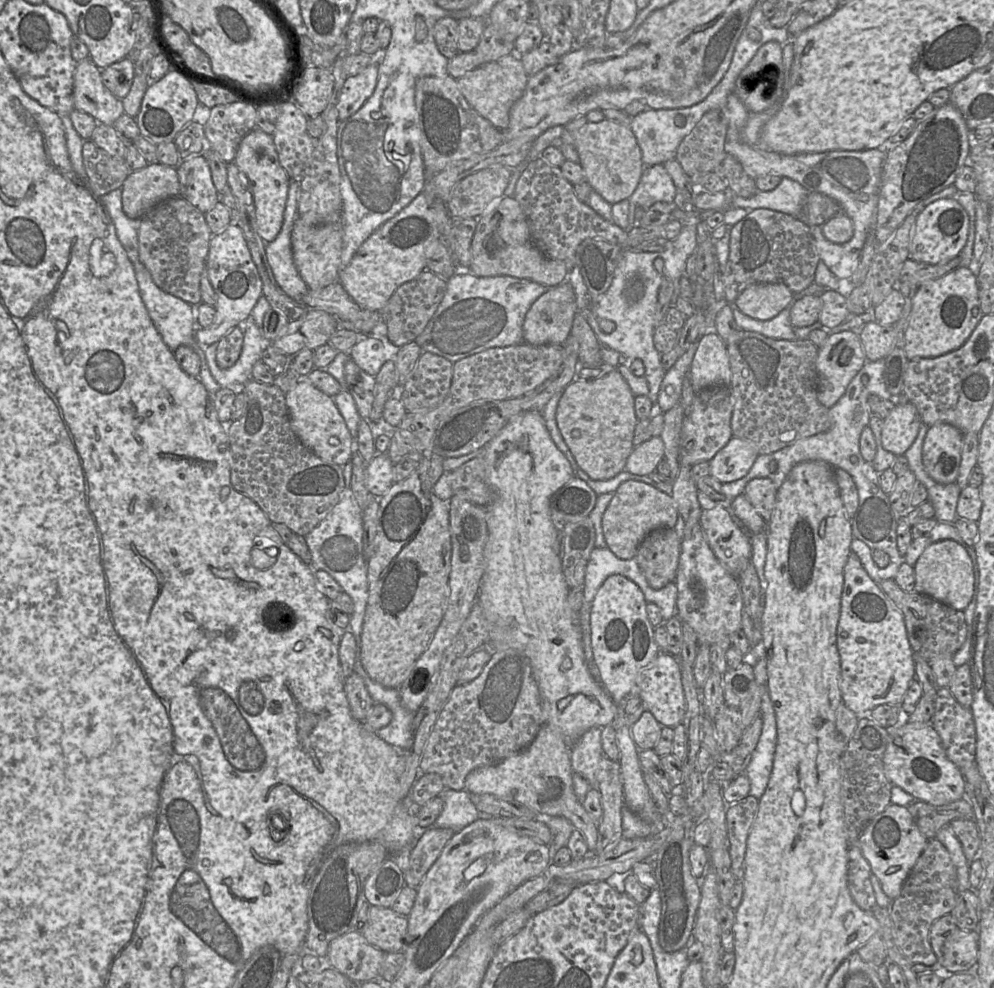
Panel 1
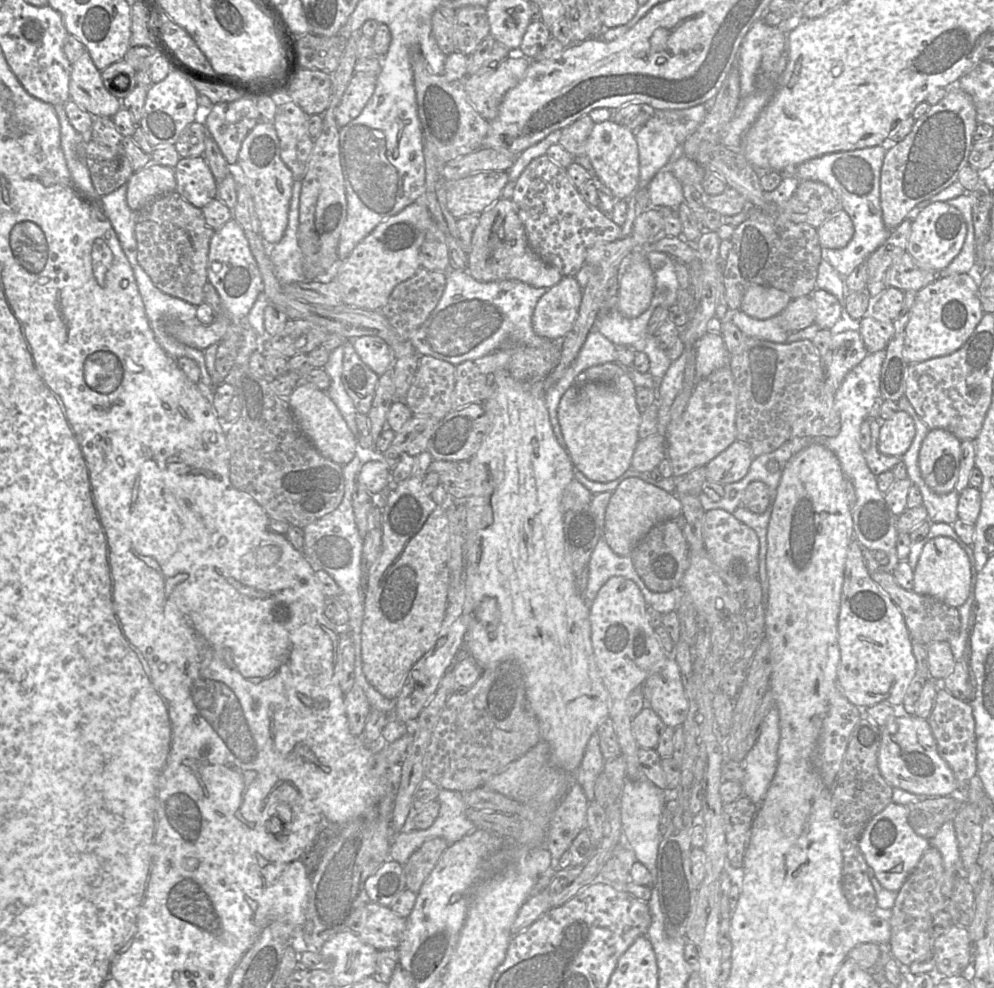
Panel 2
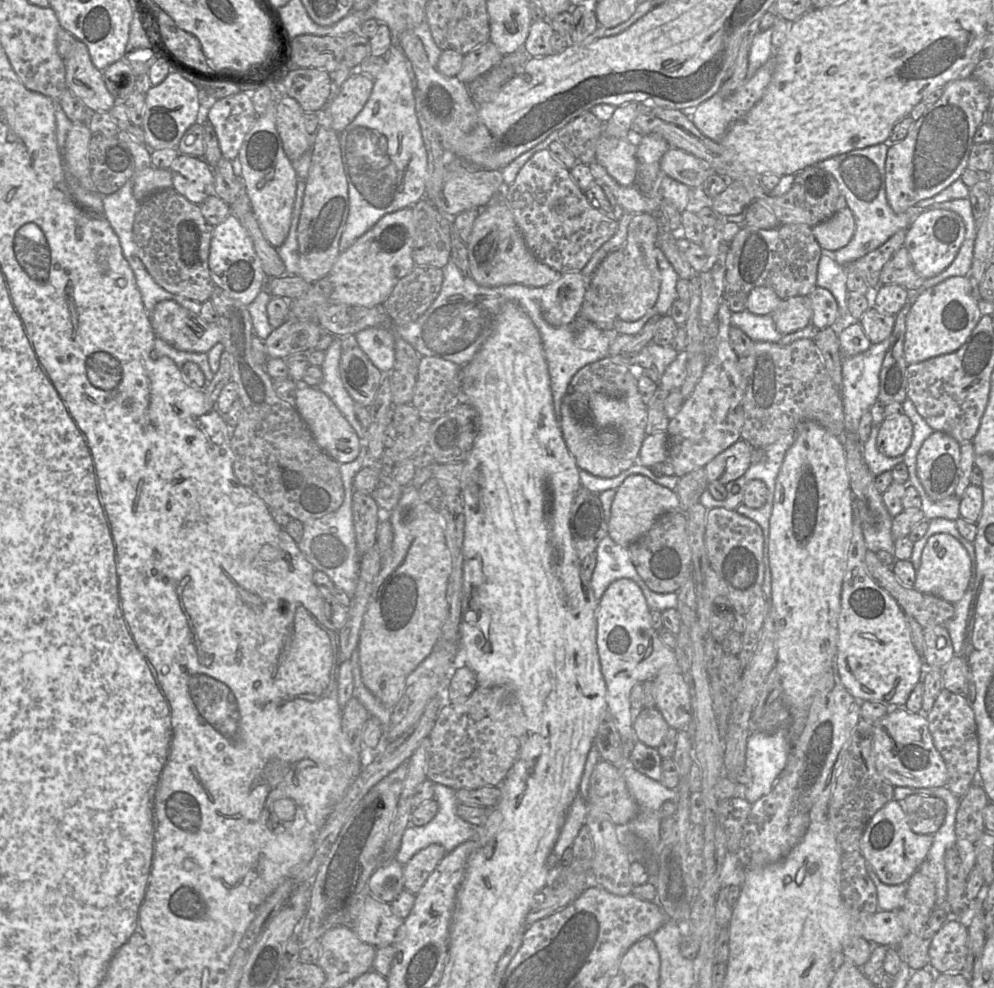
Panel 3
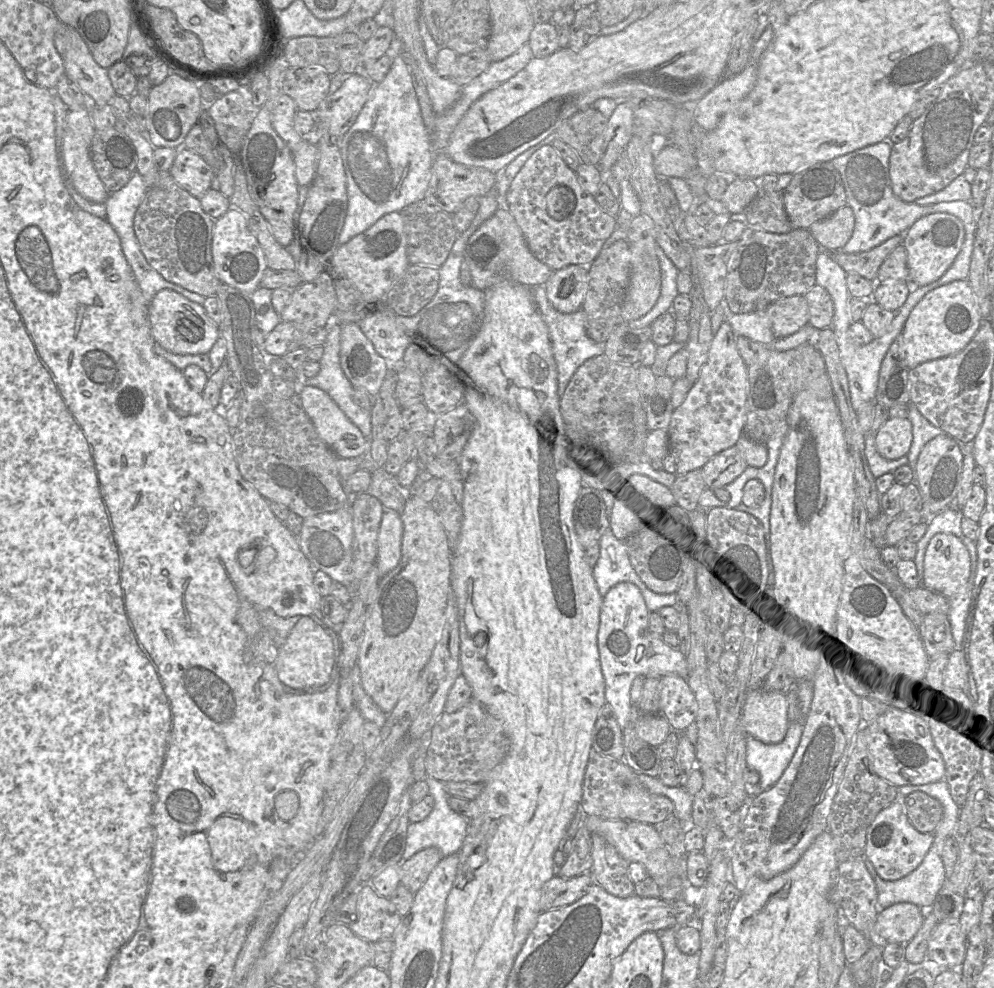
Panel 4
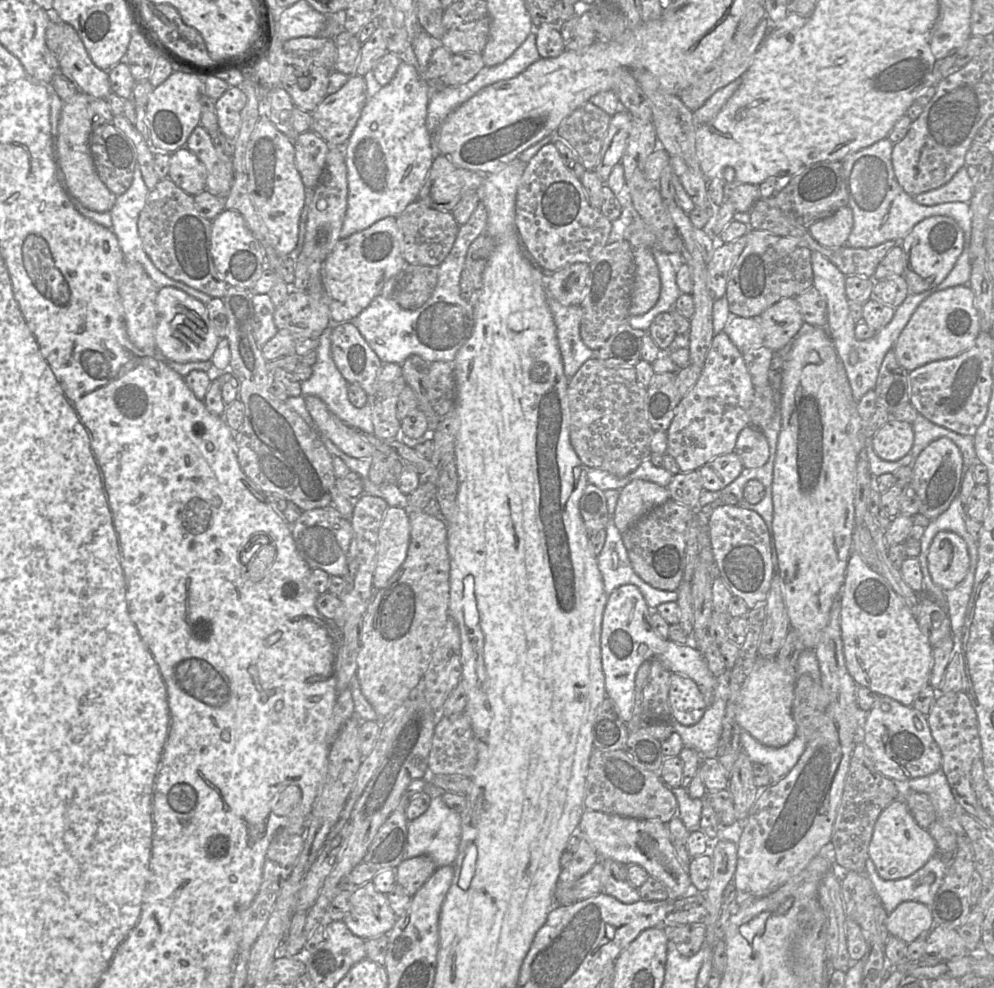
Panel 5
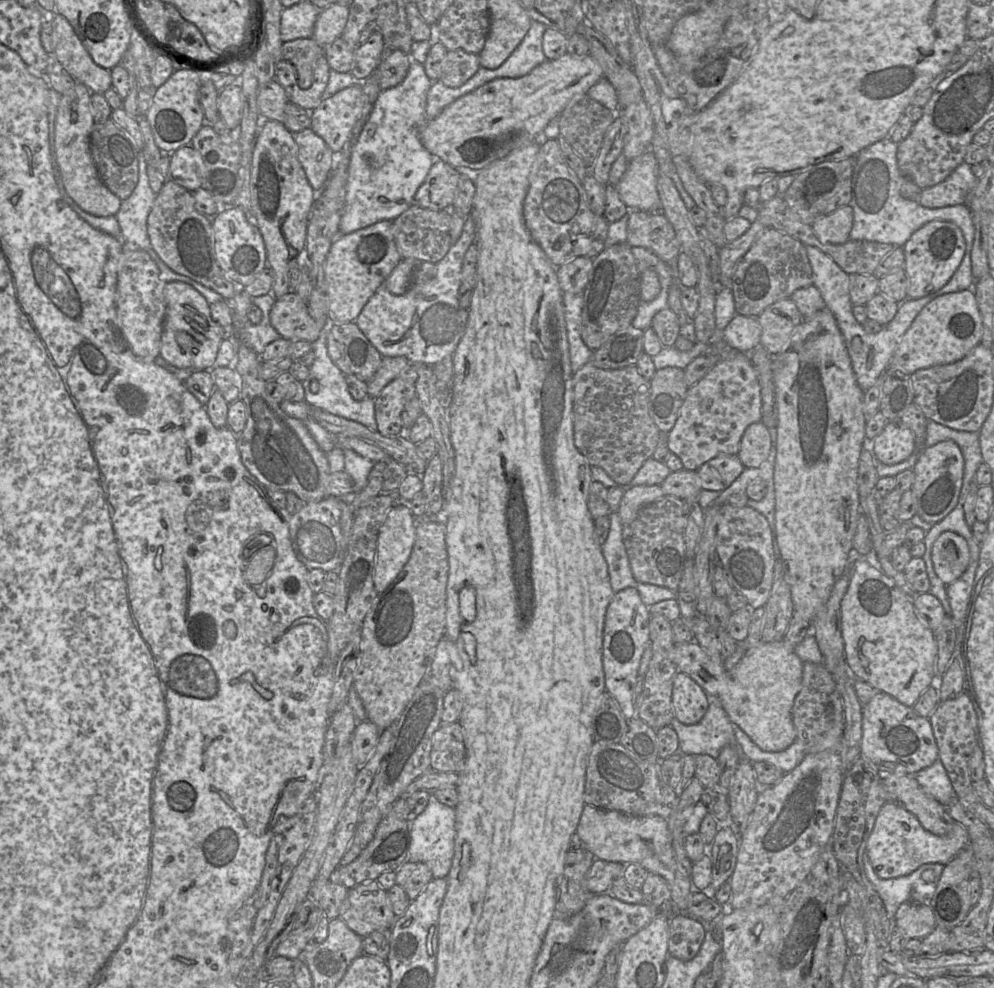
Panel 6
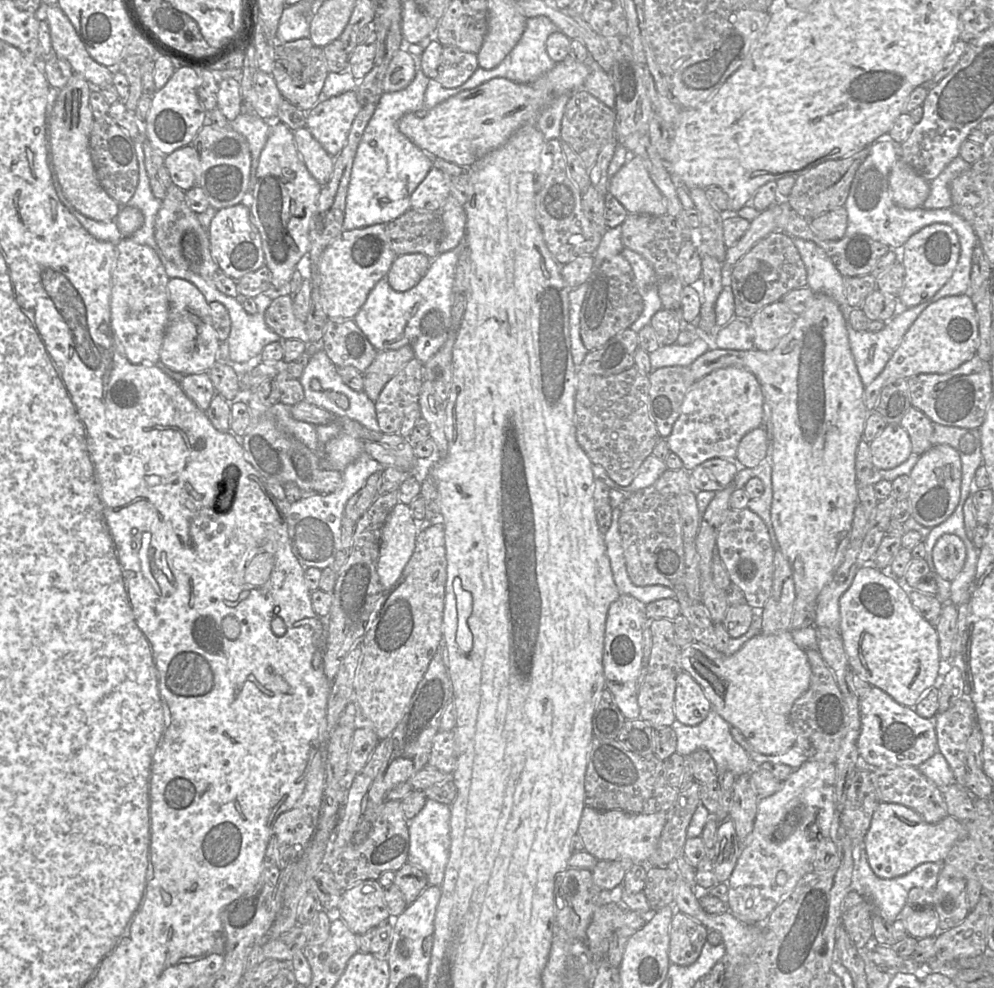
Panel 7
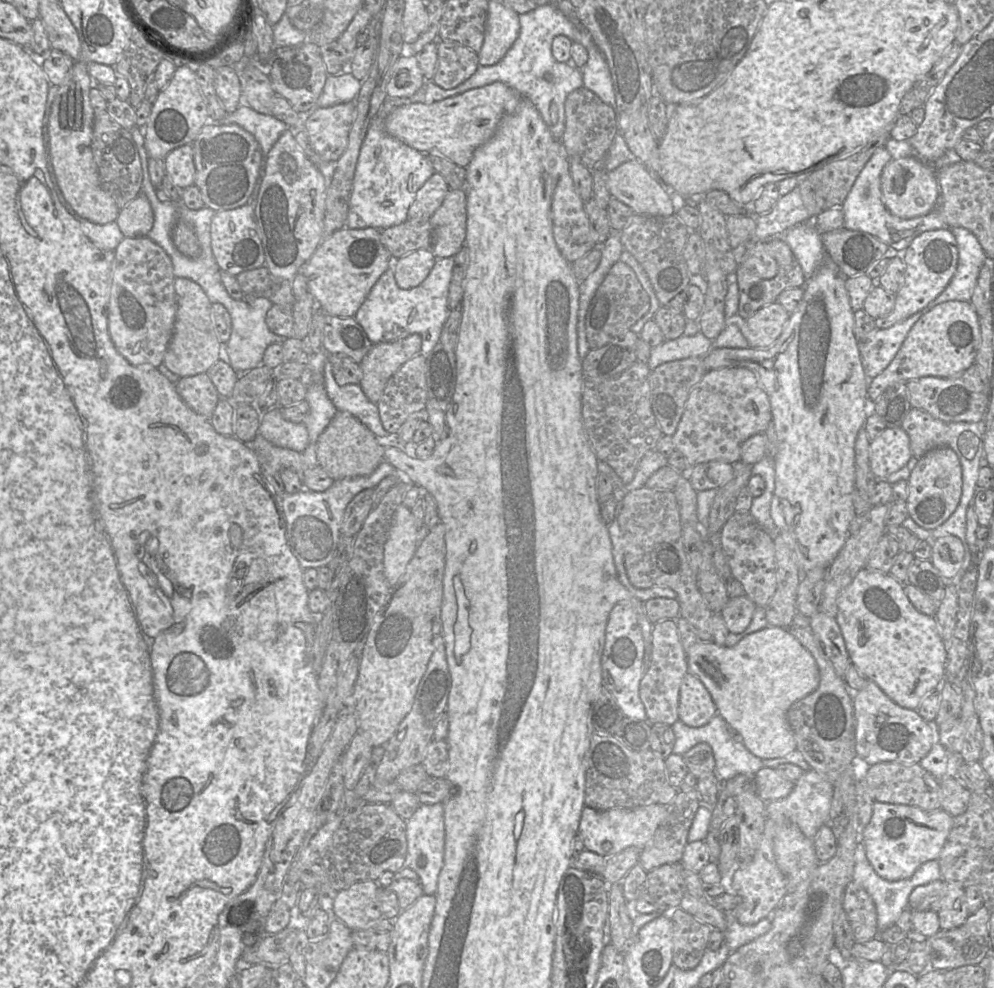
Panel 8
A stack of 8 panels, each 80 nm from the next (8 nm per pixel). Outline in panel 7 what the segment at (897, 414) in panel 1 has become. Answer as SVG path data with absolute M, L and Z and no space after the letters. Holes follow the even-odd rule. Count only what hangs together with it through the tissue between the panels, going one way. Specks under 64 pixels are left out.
M887 424L869 447L872 463L877 470L893 469L912 454L909 434L900 424Z

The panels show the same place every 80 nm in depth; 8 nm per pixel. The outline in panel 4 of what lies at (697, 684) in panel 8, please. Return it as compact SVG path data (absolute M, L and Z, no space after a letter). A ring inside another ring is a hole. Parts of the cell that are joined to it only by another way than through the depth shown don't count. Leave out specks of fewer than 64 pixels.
M678 675L660 678L660 714L669 722L672 730L683 732L695 722L697 704L687 680Z

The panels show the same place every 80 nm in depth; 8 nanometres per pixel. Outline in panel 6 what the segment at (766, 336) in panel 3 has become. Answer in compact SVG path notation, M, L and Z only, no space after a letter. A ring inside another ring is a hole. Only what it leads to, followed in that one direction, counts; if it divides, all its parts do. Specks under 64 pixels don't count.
M738 313L722 332L718 332L723 342L743 353L750 353L760 346L761 326L757 317L743 316Z

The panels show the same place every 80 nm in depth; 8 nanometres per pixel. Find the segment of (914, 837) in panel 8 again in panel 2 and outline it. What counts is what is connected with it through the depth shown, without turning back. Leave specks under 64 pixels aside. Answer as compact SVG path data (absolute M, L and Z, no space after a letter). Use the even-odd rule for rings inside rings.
M890 802L868 822L860 837L858 849L883 888L899 892L929 846L930 841L918 835L910 825L907 806Z

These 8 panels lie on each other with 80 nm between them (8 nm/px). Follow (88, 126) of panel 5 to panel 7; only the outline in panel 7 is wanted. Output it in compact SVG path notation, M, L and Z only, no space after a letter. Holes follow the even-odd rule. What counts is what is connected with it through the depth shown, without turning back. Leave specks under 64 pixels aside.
M73 74L68 83L58 91L55 103L53 108L51 109L51 116L49 114L49 158L50 158L50 166L53 173L53 179L55 184L56 192L61 192L64 197L74 206L76 210L78 210L83 215L87 216L96 221L113 221L116 219L121 206L112 199L107 192L101 186L99 180L97 179L96 172L92 163L91 155L90 155L90 133L92 130L92 125L94 122L93 114L90 107L90 93L92 92L93 86L81 75Z

